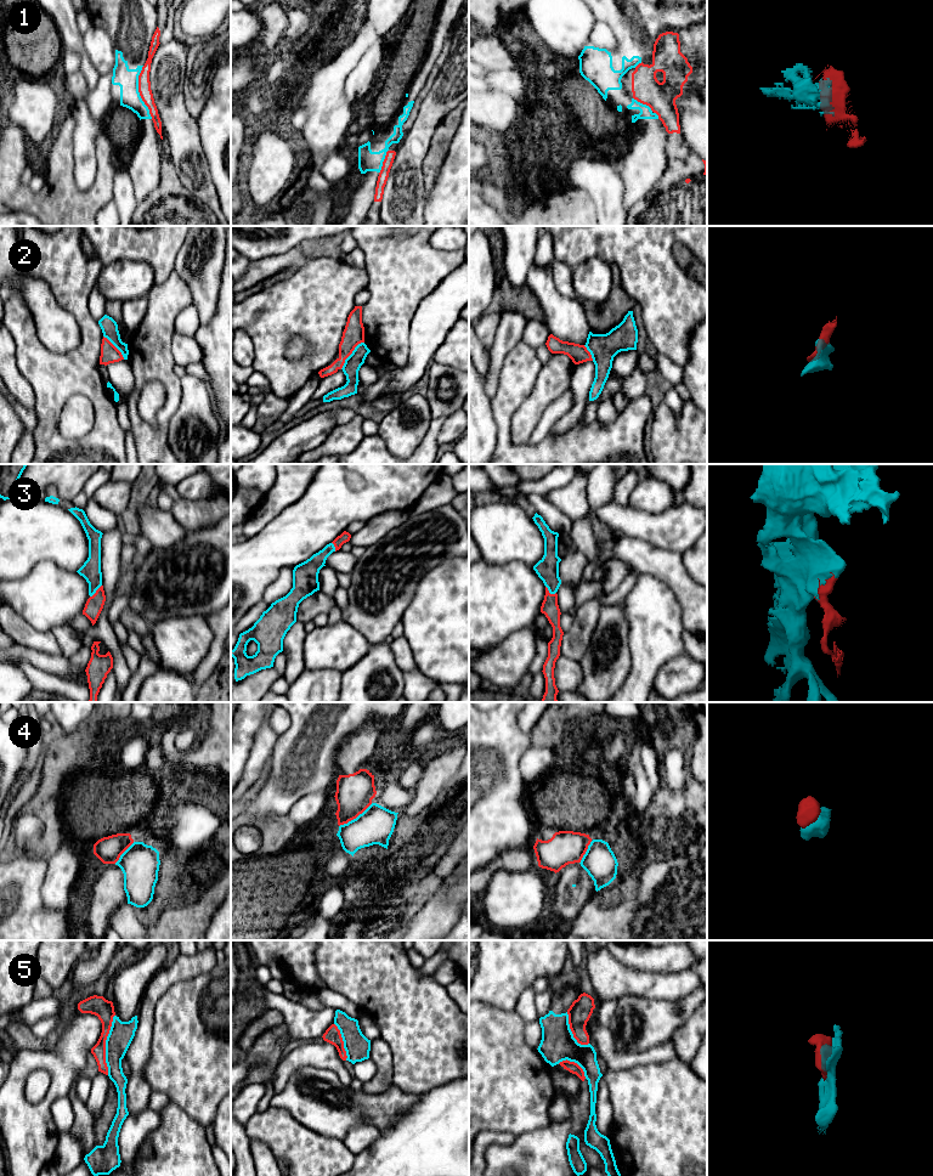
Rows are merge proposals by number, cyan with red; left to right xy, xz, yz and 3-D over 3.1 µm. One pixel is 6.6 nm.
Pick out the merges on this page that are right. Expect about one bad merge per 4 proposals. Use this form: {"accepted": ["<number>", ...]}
{"accepted": ["3", "4"]}

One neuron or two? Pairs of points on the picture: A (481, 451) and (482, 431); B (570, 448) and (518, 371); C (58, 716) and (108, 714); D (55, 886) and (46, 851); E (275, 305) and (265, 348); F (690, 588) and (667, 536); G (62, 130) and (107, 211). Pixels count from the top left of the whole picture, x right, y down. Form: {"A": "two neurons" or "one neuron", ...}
{"A": "one neuron", "B": "one neuron", "C": "two neurons", "D": "two neurons", "E": "one neuron", "F": "two neurons", "G": "two neurons"}

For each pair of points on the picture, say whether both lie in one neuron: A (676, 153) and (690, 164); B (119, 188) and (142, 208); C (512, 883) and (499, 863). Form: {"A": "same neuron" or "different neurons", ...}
{"A": "same neuron", "B": "different neurons", "C": "different neurons"}

